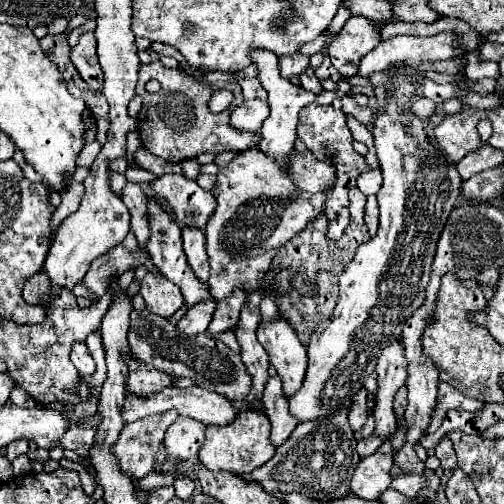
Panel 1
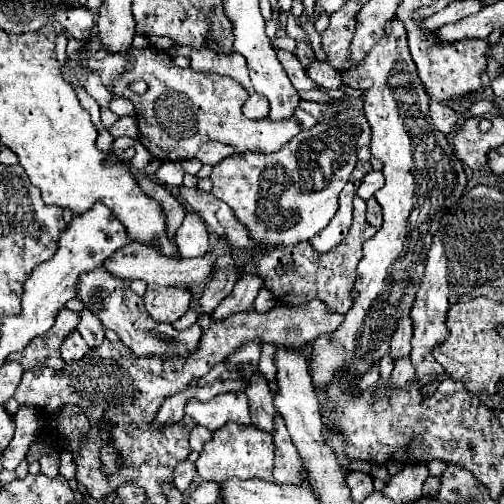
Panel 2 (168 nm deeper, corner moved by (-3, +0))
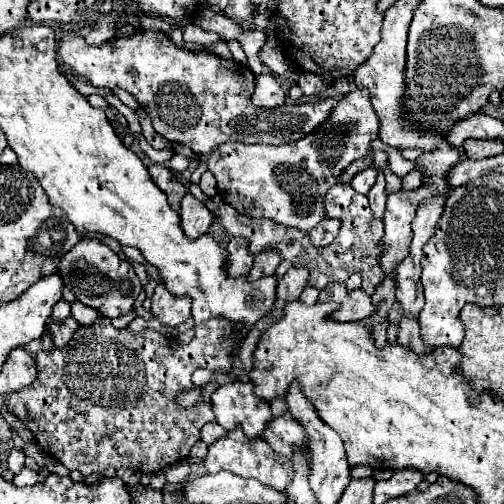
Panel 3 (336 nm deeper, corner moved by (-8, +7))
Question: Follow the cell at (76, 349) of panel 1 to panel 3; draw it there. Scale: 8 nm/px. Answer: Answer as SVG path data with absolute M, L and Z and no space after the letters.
M48 318L48 324L46 324L46 332L52 334L56 348L64 348L72 338L72 334L76 332L76 328L78 328L78 322L74 318L66 318L64 322L54 322L52 318Z

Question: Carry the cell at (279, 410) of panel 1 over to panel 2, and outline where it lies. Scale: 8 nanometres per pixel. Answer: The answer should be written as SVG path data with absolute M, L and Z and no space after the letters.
M279 413L275 415L275 433L273 433L273 441L275 441L275 469L273 469L273 481L275 483L301 483L299 477L299 469L301 469L301 461L299 461L299 453L293 447L293 441L287 433L287 427L283 423L283 417L279 417Z

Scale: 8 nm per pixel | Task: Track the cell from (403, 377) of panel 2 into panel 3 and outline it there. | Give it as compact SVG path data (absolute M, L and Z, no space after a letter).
M404 316L400 320L400 324L398 324L398 342L404 348L408 348L408 350L412 350L416 354L428 354L428 352L432 352L432 348L428 348L428 344L424 344L424 340L422 340L418 320L412 320L412 316L410 318Z

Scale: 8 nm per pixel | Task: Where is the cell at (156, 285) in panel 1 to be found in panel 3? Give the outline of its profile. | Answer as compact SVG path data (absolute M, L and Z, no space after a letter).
M158 284L152 296L152 314L164 324L176 328L178 324L186 322L190 318L190 298L176 298L170 296L170 292L164 288L164 284Z

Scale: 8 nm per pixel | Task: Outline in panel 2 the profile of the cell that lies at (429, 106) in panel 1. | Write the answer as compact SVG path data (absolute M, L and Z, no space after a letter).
M431 101L429 103L429 115L433 119L433 125L443 131L445 135L453 133L457 127L457 115L449 105L443 105L439 101Z

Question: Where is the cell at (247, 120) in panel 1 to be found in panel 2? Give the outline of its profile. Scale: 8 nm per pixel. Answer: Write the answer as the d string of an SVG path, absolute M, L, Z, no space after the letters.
M253 93L249 95L249 99L243 105L243 115L247 119L263 119L269 115L269 107L267 107L267 99L263 99L263 95Z

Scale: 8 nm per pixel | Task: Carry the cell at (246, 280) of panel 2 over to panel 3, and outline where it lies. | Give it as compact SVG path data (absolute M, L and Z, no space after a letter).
M264 250L264 252L256 254L254 266L248 274L248 280L258 280L262 276L270 276L278 268L280 260L282 260L282 256L276 250Z

